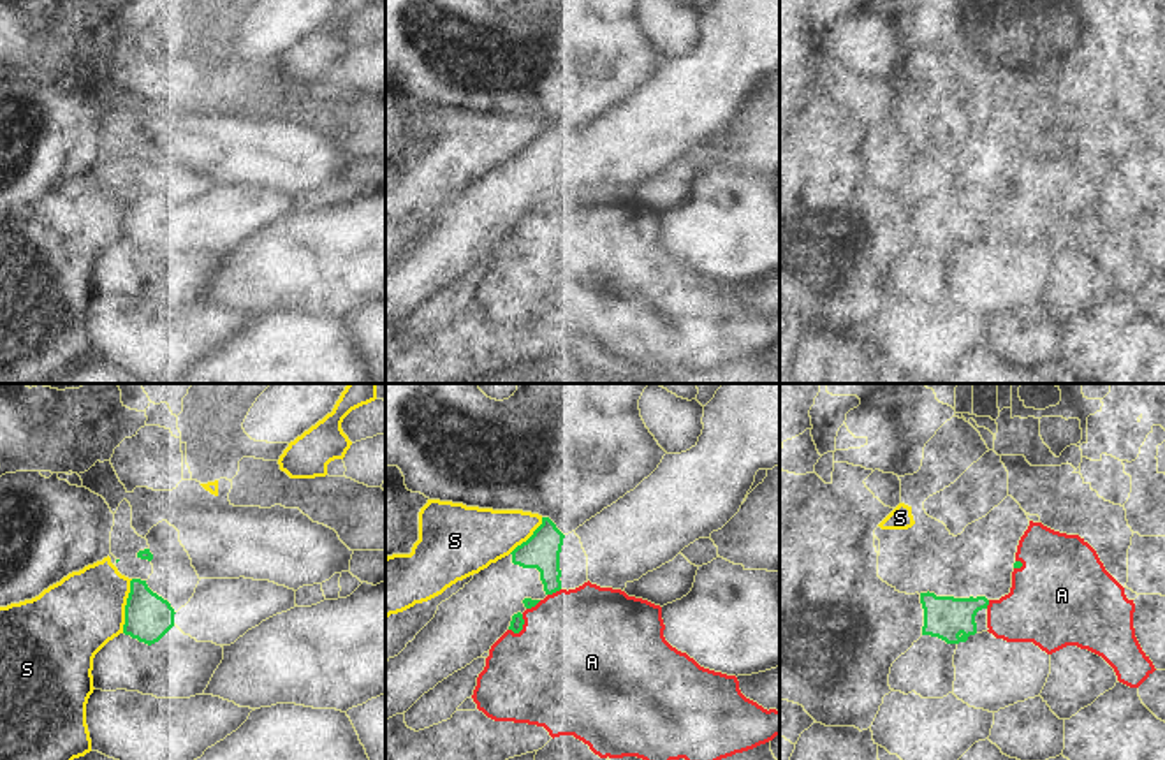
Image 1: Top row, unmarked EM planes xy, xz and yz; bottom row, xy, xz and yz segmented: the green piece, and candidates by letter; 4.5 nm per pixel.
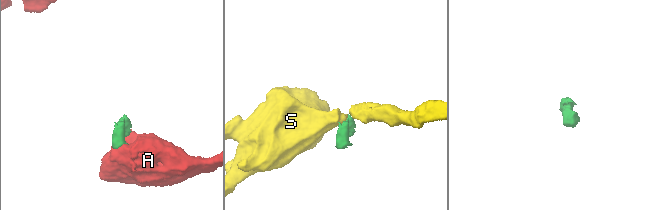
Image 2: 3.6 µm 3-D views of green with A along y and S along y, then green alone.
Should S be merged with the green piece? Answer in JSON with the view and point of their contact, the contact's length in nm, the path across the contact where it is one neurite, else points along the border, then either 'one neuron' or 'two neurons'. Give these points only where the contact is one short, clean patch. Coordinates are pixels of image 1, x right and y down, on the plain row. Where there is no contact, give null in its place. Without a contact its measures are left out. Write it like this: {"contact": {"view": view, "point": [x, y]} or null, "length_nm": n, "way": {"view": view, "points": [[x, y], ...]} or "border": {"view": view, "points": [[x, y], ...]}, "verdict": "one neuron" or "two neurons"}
{"contact": {"view": "xy", "point": [125, 211]}, "length_nm": 260, "verdict": "two neurons"}

